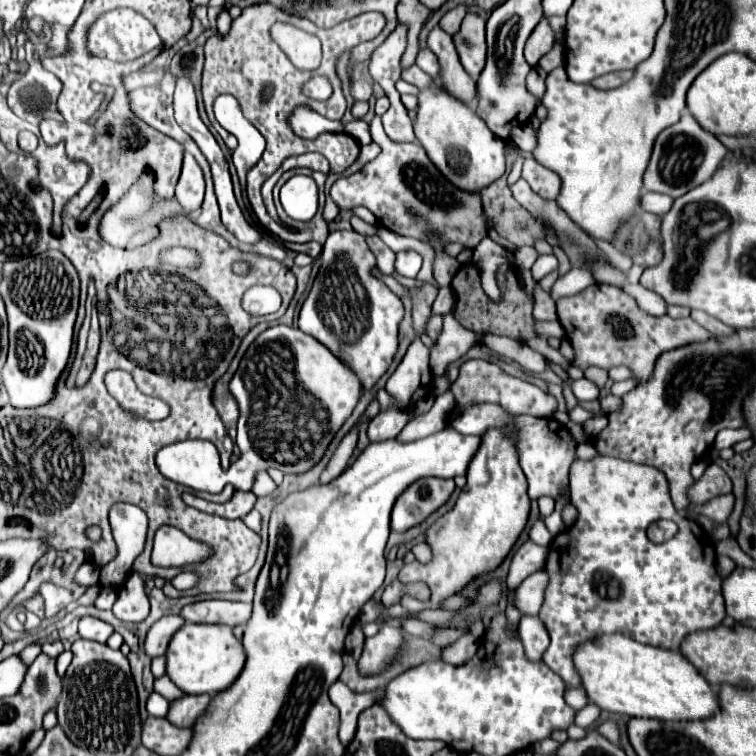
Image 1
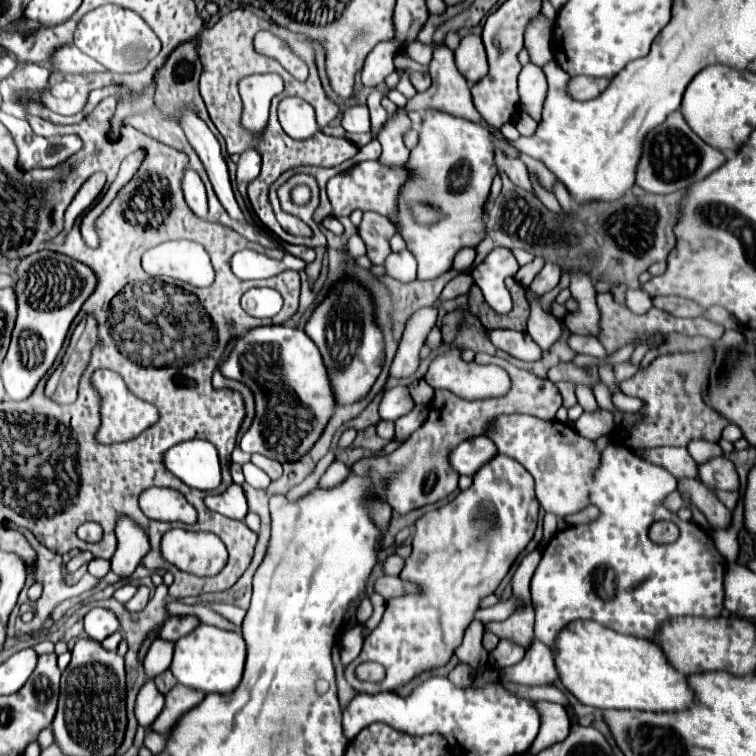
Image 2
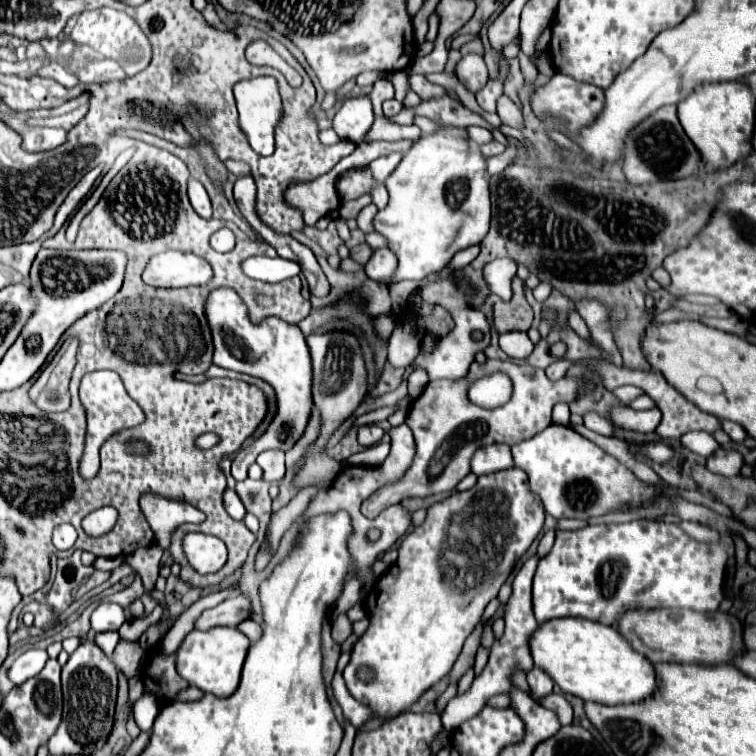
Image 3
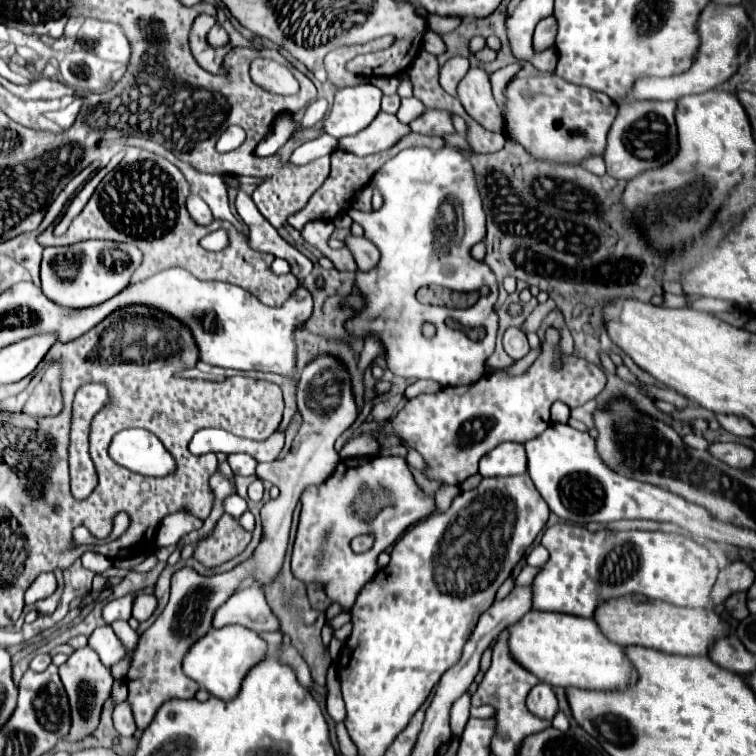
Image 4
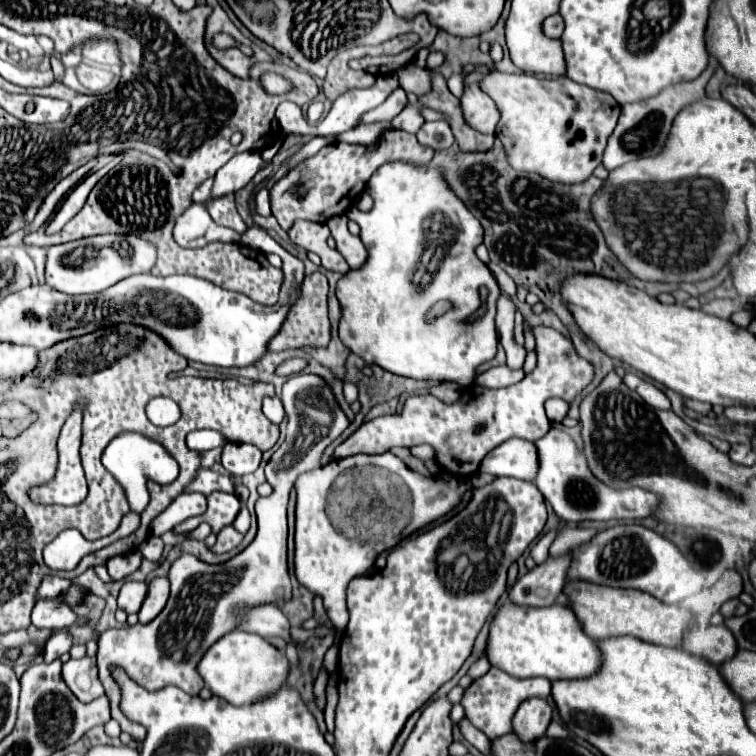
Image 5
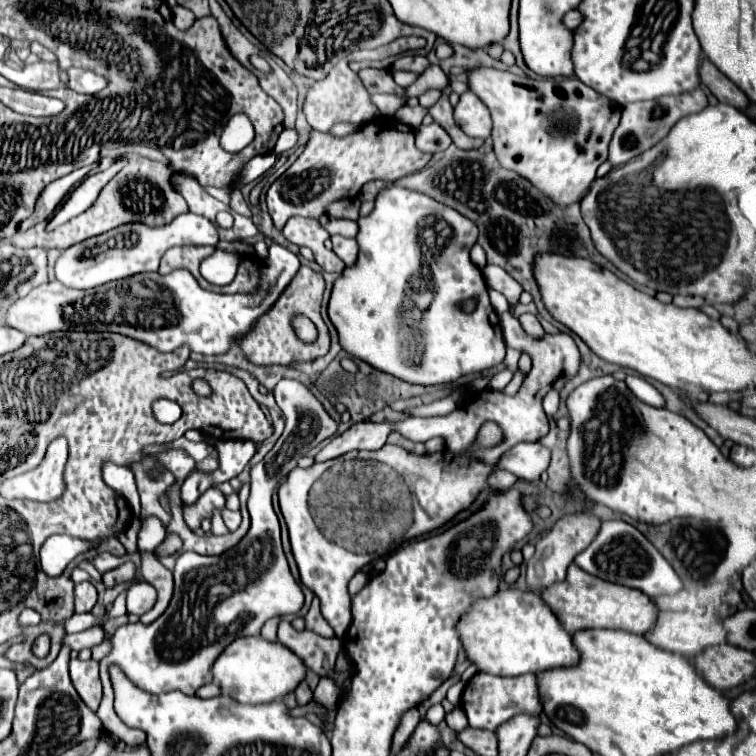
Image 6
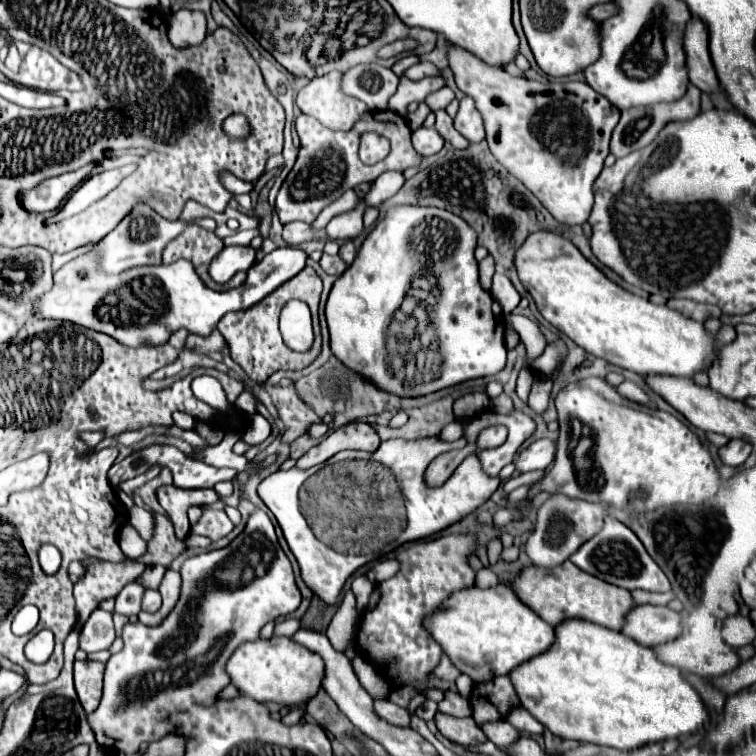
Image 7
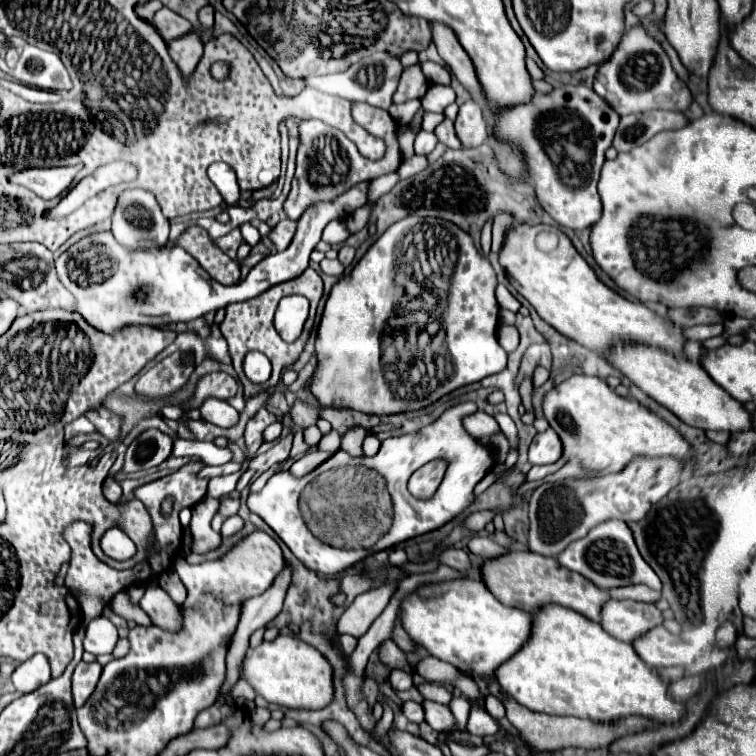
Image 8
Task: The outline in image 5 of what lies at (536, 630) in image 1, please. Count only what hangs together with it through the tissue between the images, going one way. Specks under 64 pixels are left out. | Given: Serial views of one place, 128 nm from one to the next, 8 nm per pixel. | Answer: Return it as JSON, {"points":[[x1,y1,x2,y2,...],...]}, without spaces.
{"points":[[530,698,520,704,516,718,512,718,512,732,520,738,520,742,534,742,546,732,550,718,550,704,540,698]]}

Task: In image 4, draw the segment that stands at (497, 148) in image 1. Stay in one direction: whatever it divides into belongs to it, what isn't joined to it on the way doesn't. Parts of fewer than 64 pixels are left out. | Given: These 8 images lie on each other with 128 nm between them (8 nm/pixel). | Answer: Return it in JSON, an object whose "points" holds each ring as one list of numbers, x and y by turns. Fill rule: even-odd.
{"points":[[444,146,436,152,430,150,430,148,402,150,400,154,390,158,374,174,372,188,376,188,382,194,382,198,384,198,382,208,376,210,376,212,366,212,366,214,350,208,348,216,364,228,364,236,380,250,380,262,370,272,358,272,356,274,354,286,356,286,364,304,362,304,360,310,354,312,352,318,346,320,346,324,344,324,346,330,354,338,362,338,362,340,372,334,382,346,382,356,386,360,386,368,396,376,402,376,402,378,430,378,430,380,440,382,442,386,468,386,468,384,480,380,482,374,484,374,484,362,494,352,494,340,496,340,496,330,498,330,498,314,494,310,494,304,498,300,498,280,484,262,474,260,472,254,470,254,472,246,478,244,480,240,484,240,484,236,486,236,486,216,484,216,484,210,482,210,482,202,480,202,480,194,478,194,478,188,476,188,476,182,474,182,474,172,472,172,470,162,450,146],[448,198,454,202,456,210,462,214,460,216,462,218,462,228,454,234,454,238,450,242,450,250,444,256,436,248,436,220,440,218,440,206],[430,284,452,288,454,292,476,292,482,286,488,286,490,296,480,296,476,300,476,304,472,304,470,308,464,308,464,310,420,304,416,300,416,292,422,286,430,286],[450,316,462,318,462,324,470,326,470,328,472,326,484,326,486,328,484,340,472,342,464,332,450,330,446,326,446,318,450,318],[424,322,436,324,436,334,432,338,426,338,422,334,422,324]]}

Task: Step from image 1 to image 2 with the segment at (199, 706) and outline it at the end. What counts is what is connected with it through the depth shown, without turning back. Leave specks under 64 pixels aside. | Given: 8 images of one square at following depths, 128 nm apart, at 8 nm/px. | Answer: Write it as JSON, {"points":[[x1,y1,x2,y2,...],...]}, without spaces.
{"points":[[176,684,164,696,166,696,164,710,160,712,160,716,156,718,156,722,152,726,148,726,148,728,154,728,154,732,160,732,160,734,166,734,184,712,188,712,190,708,194,708,196,704,200,704,202,698,204,698,204,692,186,688,182,684]]}

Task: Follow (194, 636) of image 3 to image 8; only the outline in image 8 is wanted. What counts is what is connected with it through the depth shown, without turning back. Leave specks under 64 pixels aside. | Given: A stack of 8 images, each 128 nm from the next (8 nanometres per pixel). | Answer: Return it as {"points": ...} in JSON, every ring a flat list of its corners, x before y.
{"points":[[280,634,272,642,262,642,258,648,250,650,242,664,242,674,260,696,284,708,322,710,334,700,332,664,314,646,296,636]]}

